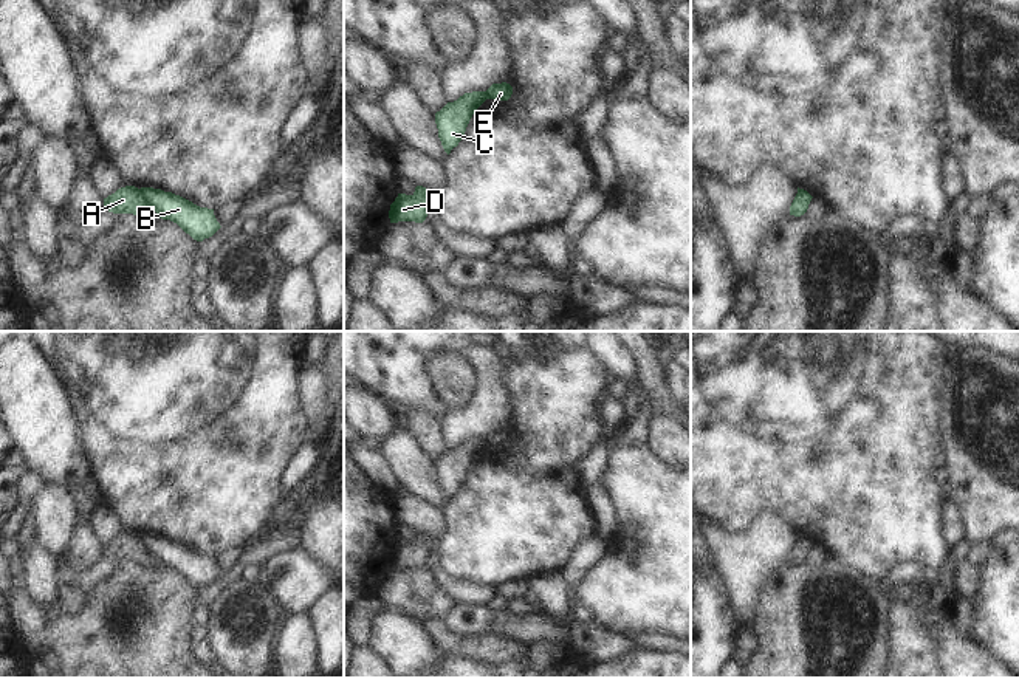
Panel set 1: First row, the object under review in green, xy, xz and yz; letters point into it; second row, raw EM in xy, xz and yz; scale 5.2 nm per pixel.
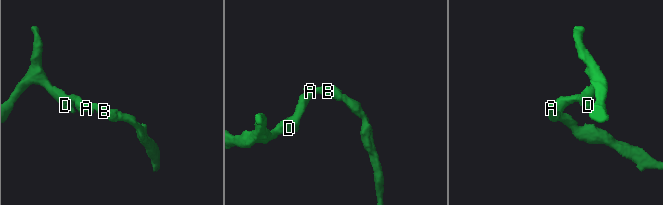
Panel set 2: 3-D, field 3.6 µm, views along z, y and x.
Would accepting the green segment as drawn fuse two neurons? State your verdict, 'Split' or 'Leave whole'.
Split

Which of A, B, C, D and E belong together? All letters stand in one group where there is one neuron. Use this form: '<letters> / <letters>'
A C D / B E

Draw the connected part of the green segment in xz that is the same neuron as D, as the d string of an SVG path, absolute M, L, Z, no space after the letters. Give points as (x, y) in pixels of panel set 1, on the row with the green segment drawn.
M417 186L412 195L398 193L395 201L390 204L389 218L390 223L398 221L415 221L423 223L429 212L429 190L423 186Z

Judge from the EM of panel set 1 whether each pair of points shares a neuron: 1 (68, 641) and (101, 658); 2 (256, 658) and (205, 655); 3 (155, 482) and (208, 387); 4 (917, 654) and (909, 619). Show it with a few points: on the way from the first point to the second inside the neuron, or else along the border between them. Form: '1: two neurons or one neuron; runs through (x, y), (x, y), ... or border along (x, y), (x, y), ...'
1: one neuron; runs through (76, 641), (87, 644), (93, 650)
2: two neurons; border along (206, 640), (214, 658)
3: one neuron; runs through (169, 458), (188, 438), (191, 410)
4: one neuron; runs through (912, 646), (909, 627)

